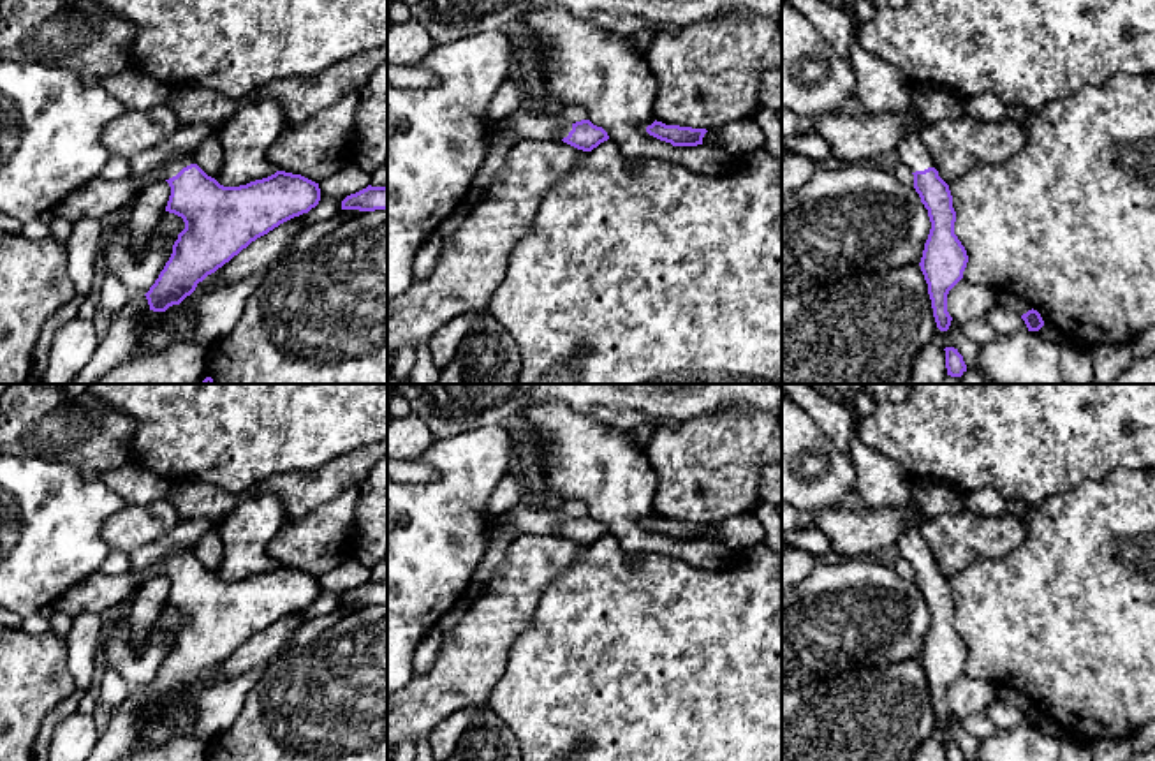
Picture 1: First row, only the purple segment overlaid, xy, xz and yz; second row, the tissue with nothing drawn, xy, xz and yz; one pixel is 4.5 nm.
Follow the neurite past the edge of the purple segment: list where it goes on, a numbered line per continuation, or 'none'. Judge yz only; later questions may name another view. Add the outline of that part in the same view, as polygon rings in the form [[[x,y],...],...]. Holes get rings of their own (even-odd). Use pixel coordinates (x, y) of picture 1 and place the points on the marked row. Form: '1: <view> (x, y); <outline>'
1: yz (911, 150); [[[917,129],[909,130],[894,151],[898,153],[900,162],[912,173],[935,167],[928,148],[921,141],[921,130]]]

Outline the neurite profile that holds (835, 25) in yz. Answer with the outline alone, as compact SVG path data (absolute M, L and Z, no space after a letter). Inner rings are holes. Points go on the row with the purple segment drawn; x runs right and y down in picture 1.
M785 0L829 41L840 58L850 62L850 42L854 35L852 19L847 11L836 9L824 0Z

